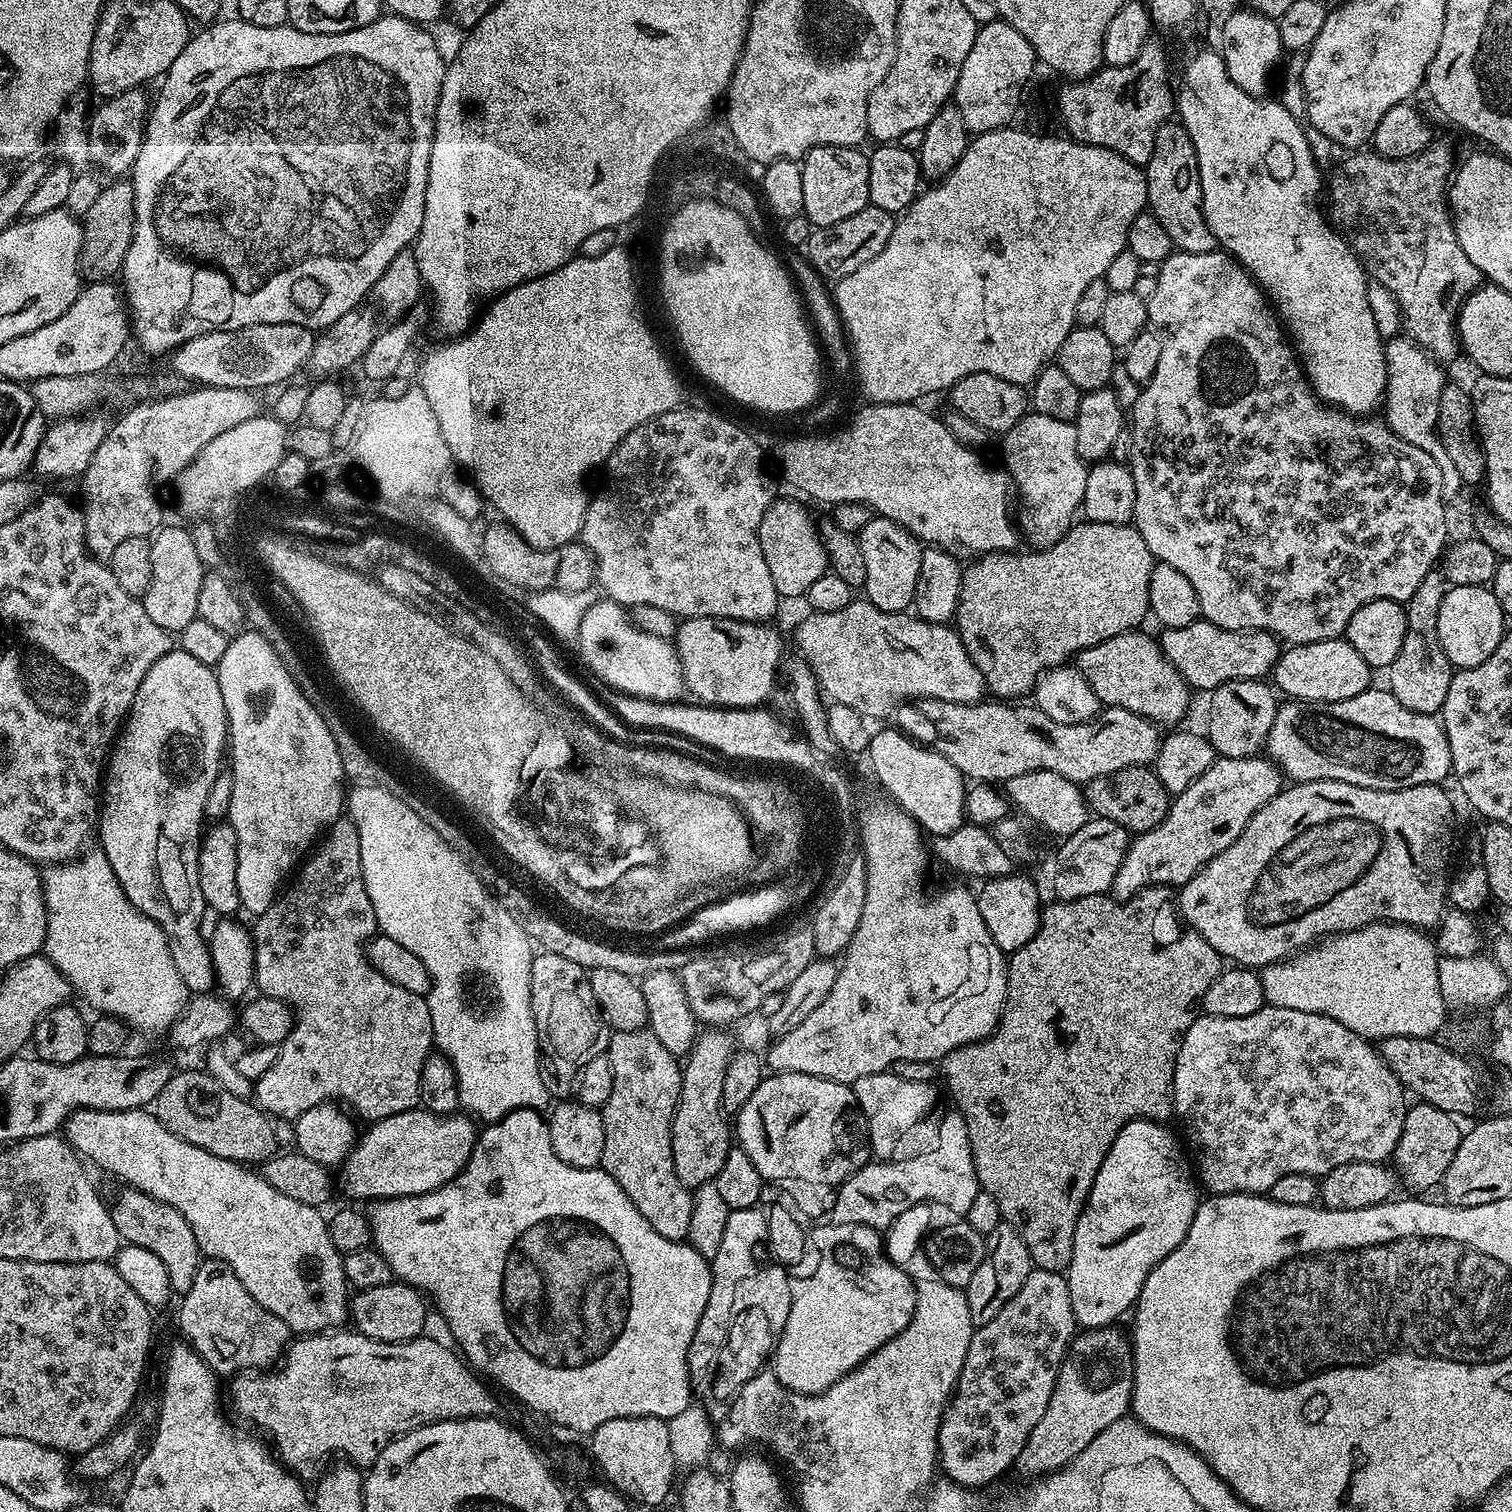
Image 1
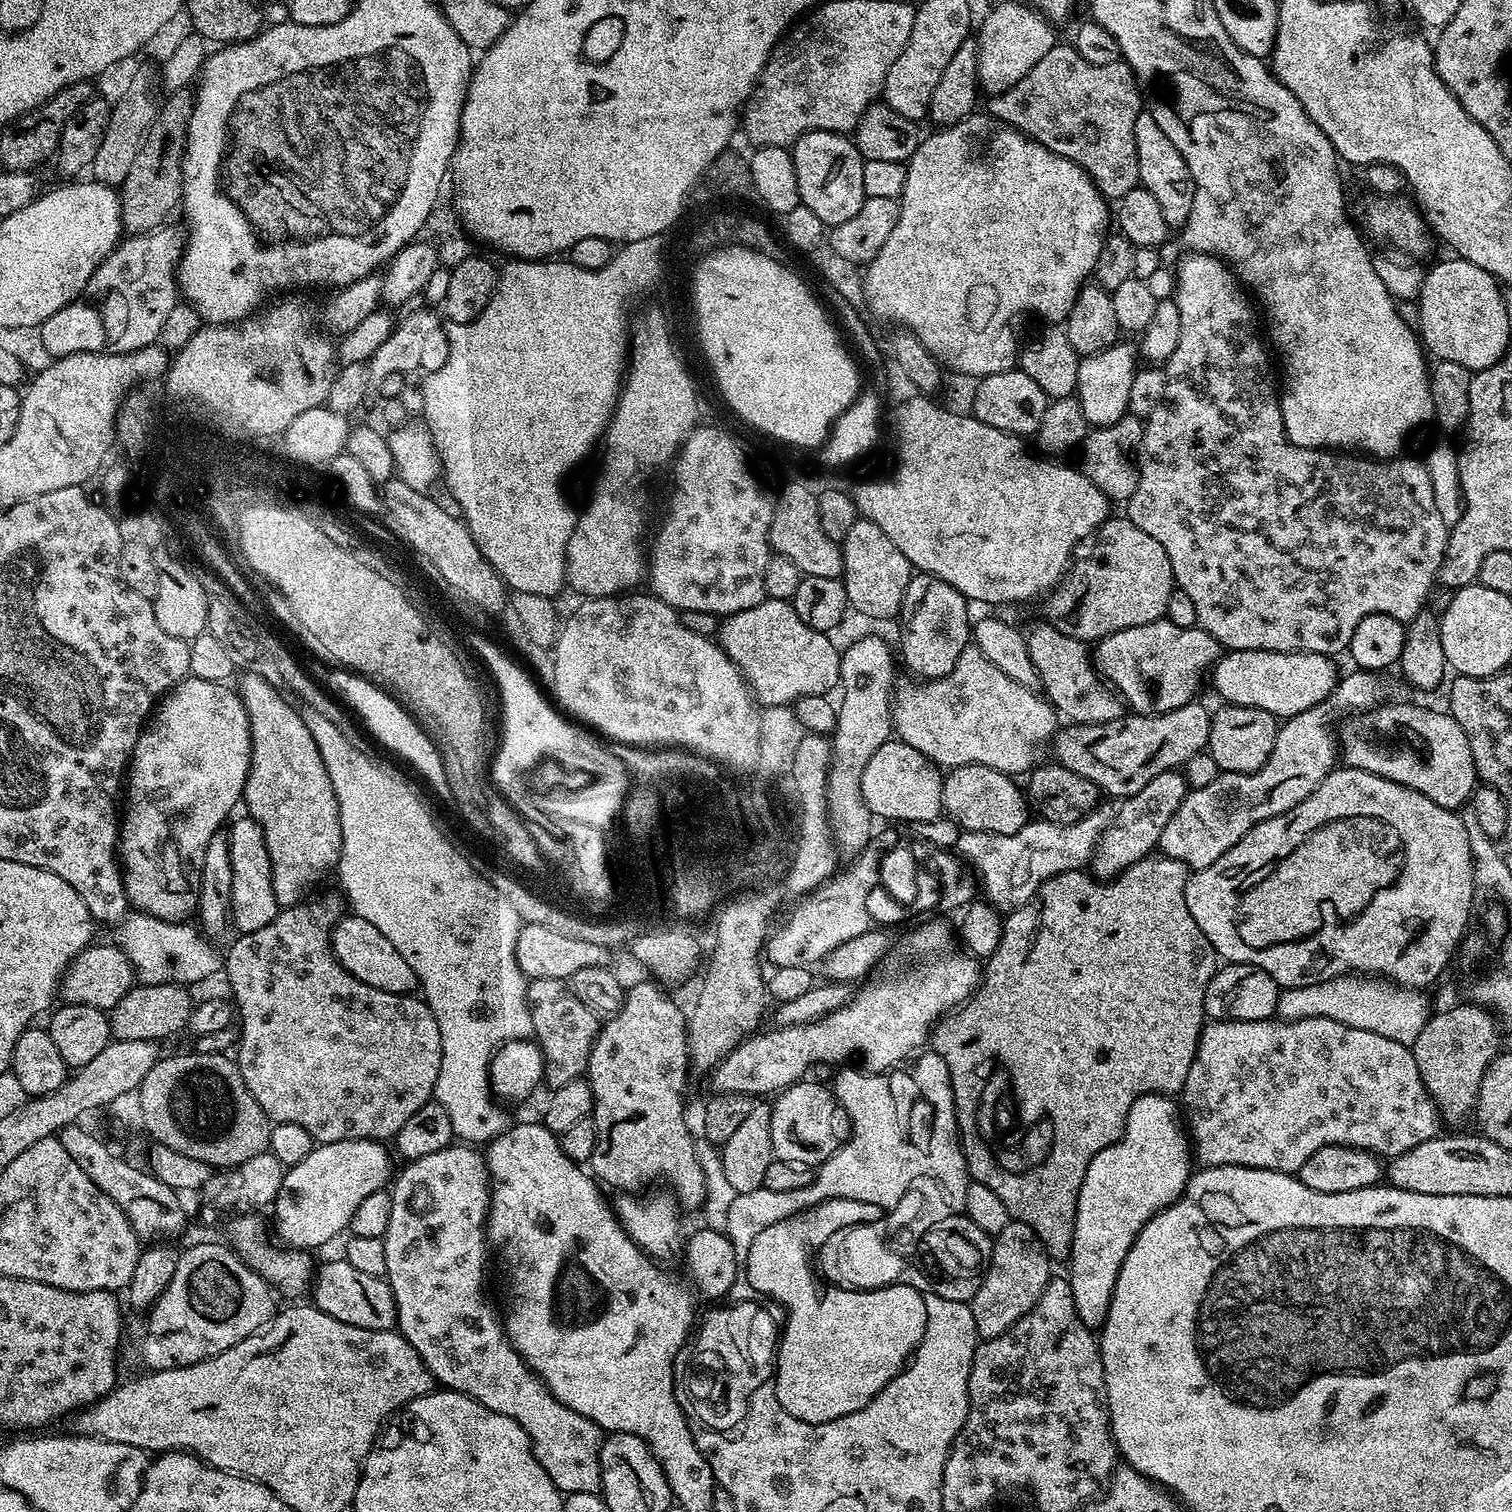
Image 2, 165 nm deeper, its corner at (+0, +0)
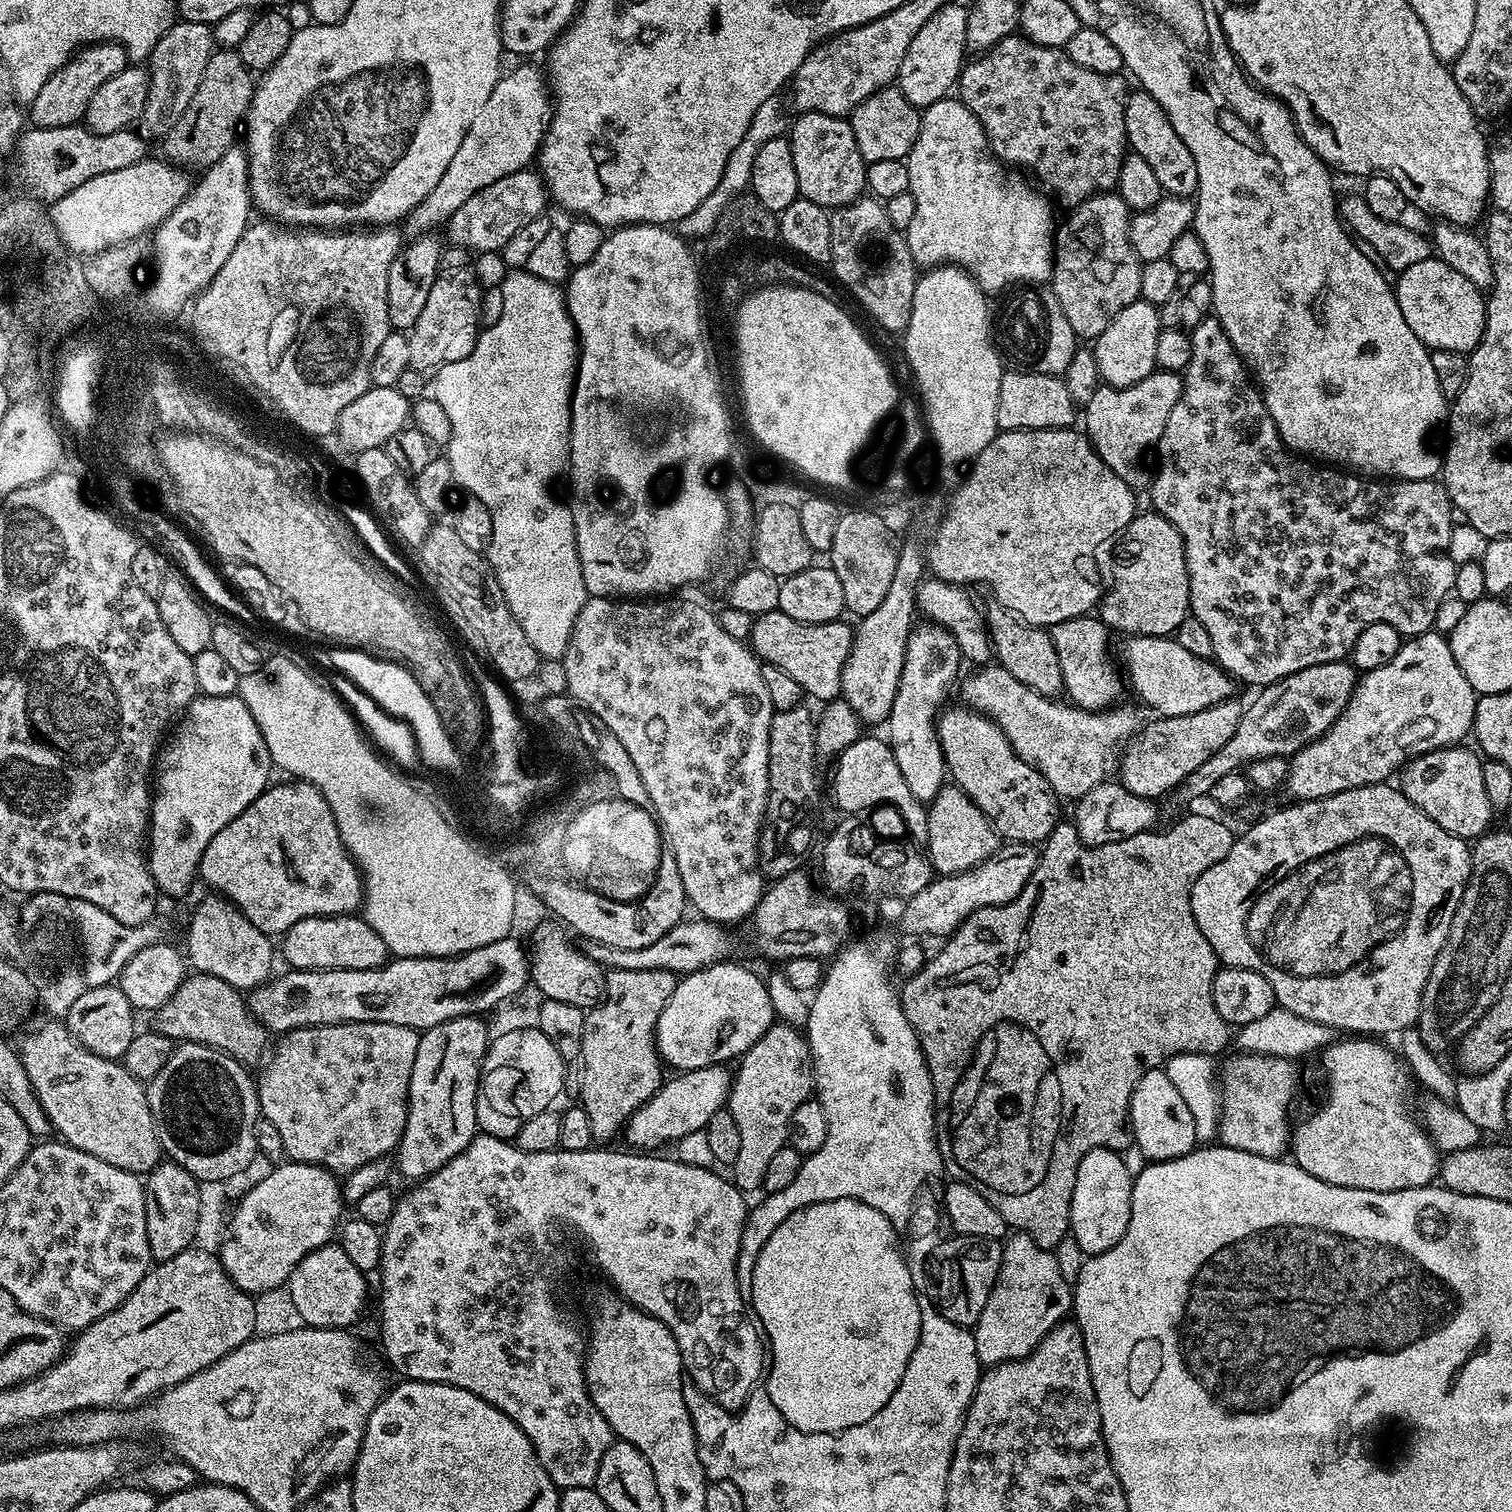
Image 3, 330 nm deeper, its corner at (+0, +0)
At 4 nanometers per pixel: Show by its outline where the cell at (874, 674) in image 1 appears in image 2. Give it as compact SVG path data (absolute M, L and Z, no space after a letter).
M974 646L962 650L950 674L937 680L912 683L916 684L901 683L895 689L892 710L894 732L899 739L914 746L914 750L926 754L926 758L930 758L941 770L981 764L1013 778L1019 777L1019 772L1028 774L1045 759L1050 748L1049 741L1058 731L1058 713L1047 699L1033 689L1014 682L1014 678L1006 678L1006 674L1002 674L1002 670L998 670L998 666L994 666L994 662L990 662L990 658Z

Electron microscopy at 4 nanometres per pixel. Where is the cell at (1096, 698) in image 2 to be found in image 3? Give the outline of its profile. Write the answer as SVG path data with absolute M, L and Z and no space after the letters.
M989 604L989 608L986 608L986 623L988 636L992 640L995 663L1014 674L1014 678L1018 678L1022 686L1030 686L1030 690L1043 696L1059 697L1064 692L1064 682L1062 666L1058 666L1058 650L1054 650L1051 631L1038 628L1035 624L1027 624L1001 604Z

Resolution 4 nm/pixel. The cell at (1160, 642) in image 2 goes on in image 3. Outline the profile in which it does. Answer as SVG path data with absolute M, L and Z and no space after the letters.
M1089 614L1054 624L1050 631L1054 650L1058 650L1058 666L1062 666L1067 699L1087 712L1103 712L1113 707L1121 699L1122 676L1118 668L1116 673L1116 668L1108 657L1108 625L1100 621L1099 615Z

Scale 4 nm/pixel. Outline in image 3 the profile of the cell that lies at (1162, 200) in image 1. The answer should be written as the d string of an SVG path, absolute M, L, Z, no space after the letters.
M1132 90L1128 93L1124 117L1128 148L1142 154L1142 158L1154 169L1154 174L1165 194L1185 198L1195 197L1198 186L1198 166L1194 166L1194 154L1186 150L1186 142L1178 138L1178 130L1170 126L1170 118L1166 118L1166 110L1158 106L1158 102L1150 93Z

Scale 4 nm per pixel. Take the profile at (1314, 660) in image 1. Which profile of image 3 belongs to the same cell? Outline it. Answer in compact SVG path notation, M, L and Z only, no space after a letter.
M1130 636L1123 641L1124 668L1126 684L1136 691L1136 696L1148 708L1156 711L1157 717L1189 716L1198 714L1215 704L1221 704L1233 695L1234 681L1219 664L1211 659L1204 659L1195 654L1190 654L1185 647L1180 646L1172 636Z

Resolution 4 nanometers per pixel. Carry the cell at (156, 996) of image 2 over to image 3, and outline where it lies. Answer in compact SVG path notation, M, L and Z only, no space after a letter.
M203 974L185 975L175 994L156 1009L151 1020L151 1027L168 1036L173 1042L205 1044L228 1053L245 1066L256 1063L259 1065L270 1048L270 1033L249 1012L248 1001L242 995L241 989L222 982L222 978Z

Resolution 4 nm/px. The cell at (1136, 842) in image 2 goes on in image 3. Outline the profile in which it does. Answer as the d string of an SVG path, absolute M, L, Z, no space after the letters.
M1344 660L1326 662L1318 666L1306 666L1306 670L1298 670L1278 682L1261 687L1252 705L1245 707L1240 714L1238 730L1234 730L1234 738L1218 750L1194 774L1184 779L1183 787L1207 797L1211 793L1214 782L1225 774L1239 772L1245 766L1262 758L1283 756L1291 758L1301 752L1310 742L1314 742L1336 719L1346 710L1356 689L1357 669Z

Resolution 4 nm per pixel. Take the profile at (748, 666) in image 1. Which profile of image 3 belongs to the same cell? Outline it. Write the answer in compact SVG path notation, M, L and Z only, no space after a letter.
M778 610L756 617L750 647L763 663L772 664L778 670L790 674L794 682L809 697L827 702L841 695L840 679L854 637L853 625L844 624L843 619L821 624L794 622Z

